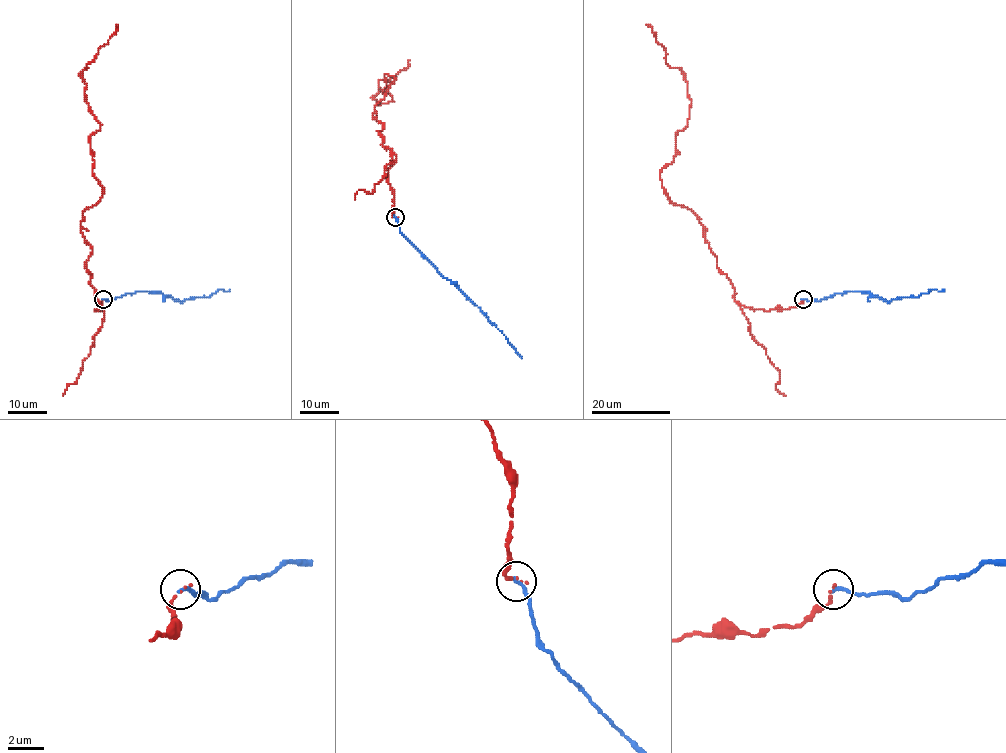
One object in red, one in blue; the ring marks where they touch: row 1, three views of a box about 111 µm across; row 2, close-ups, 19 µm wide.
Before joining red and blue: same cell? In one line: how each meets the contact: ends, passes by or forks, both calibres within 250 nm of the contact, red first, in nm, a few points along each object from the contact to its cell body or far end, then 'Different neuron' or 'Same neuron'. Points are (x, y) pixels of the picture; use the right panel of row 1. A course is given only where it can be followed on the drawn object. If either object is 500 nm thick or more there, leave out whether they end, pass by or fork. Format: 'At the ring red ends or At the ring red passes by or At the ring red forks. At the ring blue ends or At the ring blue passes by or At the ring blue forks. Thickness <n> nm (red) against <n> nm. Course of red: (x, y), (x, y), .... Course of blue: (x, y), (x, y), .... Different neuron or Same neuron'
At the ring red ends. At the ring blue ends. Thickness 190 nm (red) against 220 nm. Course of red: (802, 300), (739, 303), (696, 215), (671, 202), (660, 172), (690, 100), (646, 24). Course of blue: (802, 300), (820, 302), (849, 291), (868, 292), (890, 302), (917, 297), (932, 289), (945, 290). Same neuron

